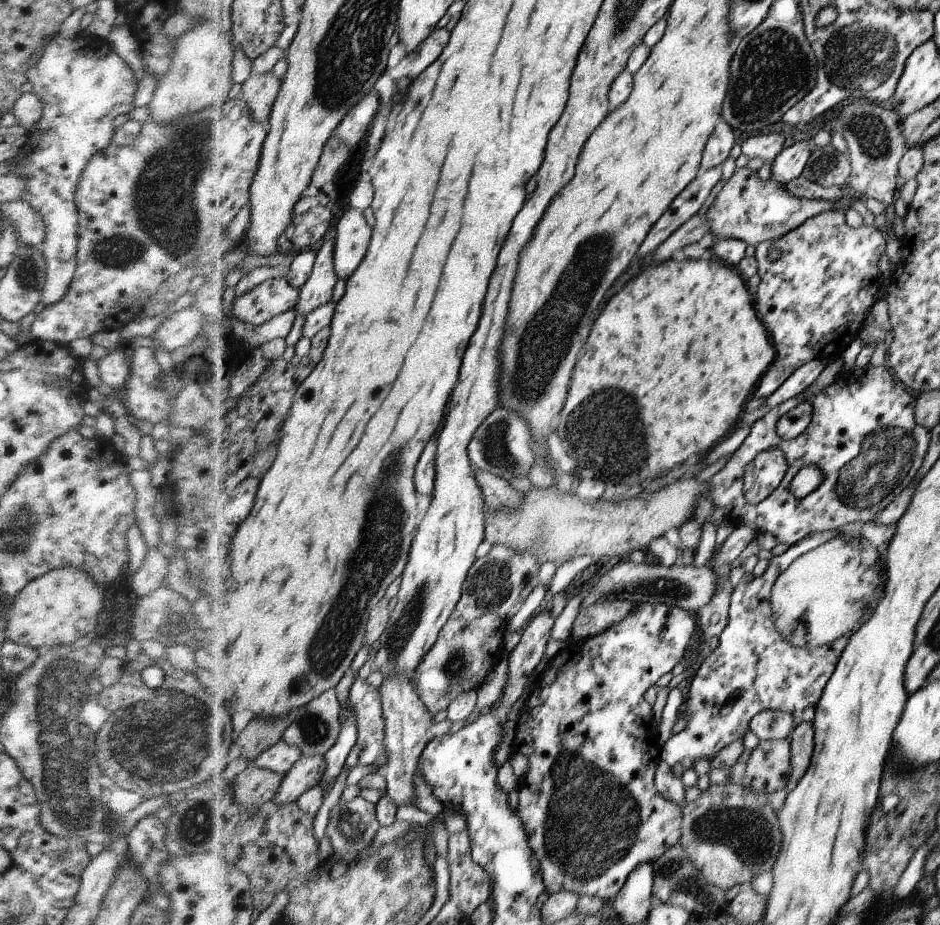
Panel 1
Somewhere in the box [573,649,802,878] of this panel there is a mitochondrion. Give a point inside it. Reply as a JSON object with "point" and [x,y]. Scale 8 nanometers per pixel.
{"point":[747,834]}

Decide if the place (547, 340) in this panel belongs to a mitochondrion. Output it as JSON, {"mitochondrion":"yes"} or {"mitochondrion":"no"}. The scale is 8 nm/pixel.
{"mitochondrion":"yes"}

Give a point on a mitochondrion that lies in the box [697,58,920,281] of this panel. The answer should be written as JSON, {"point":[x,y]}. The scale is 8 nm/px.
{"point":[869,132]}

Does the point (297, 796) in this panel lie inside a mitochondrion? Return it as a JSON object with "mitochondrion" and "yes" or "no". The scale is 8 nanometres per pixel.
{"mitochondrion":"no"}

